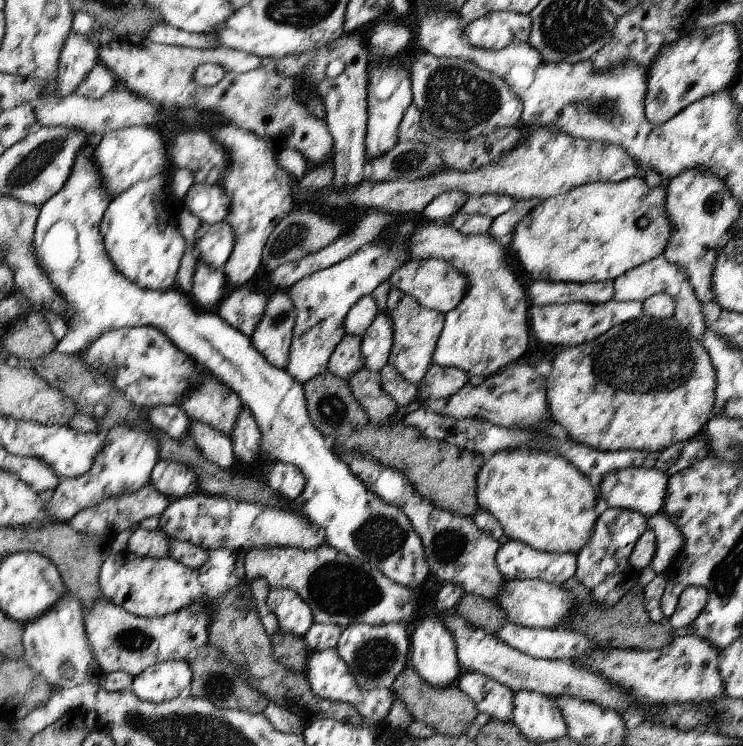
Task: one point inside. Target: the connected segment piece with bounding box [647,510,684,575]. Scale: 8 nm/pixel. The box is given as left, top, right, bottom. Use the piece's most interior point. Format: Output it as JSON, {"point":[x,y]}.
{"point":[669,542]}

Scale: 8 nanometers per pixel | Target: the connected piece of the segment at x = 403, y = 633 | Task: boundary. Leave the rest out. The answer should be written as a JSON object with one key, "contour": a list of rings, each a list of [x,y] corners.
{"contour":[[[358,623],[343,629],[336,650],[348,664],[350,672],[354,674],[354,680],[360,690],[392,687],[393,682],[410,661],[410,629],[411,626],[404,623],[388,623],[380,626]]]}

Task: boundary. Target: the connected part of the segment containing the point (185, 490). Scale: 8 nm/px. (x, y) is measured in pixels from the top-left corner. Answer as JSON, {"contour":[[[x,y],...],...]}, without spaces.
{"contour":[[[159,460],[151,483],[158,492],[173,500],[199,490],[198,476],[192,468],[176,461]]]}

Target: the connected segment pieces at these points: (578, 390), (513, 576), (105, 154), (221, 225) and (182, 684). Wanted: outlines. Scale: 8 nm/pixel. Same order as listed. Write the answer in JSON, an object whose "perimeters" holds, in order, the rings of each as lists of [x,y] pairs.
{"perimeters":[[[[641,315],[636,320],[629,320],[624,324],[610,328],[606,334],[590,342],[564,348],[552,364],[552,370],[545,370],[545,389],[547,392],[550,420],[564,426],[568,437],[586,445],[587,447],[602,452],[618,452],[621,450],[635,450],[644,452],[660,452],[670,448],[672,444],[685,443],[690,438],[704,433],[707,422],[711,419],[714,404],[716,404],[717,374],[710,360],[708,351],[700,339],[692,336],[691,332],[679,326],[677,320],[672,316],[666,319],[656,319]]],[[[510,539],[498,549],[495,561],[506,581],[538,579],[562,585],[577,570],[577,554],[540,552],[516,539]]],[[[136,125],[103,134],[97,151],[94,152],[94,160],[97,161],[98,168],[101,169],[102,184],[110,190],[110,196],[121,195],[142,179],[150,180],[154,176],[166,173],[168,160],[164,154],[162,136],[158,134],[158,131],[158,127]]],[[[219,222],[205,226],[193,242],[201,262],[222,270],[233,254],[236,234],[227,222]]],[[[186,662],[154,664],[141,675],[134,677],[131,689],[145,701],[161,703],[177,698],[192,683],[192,670]]]]}

